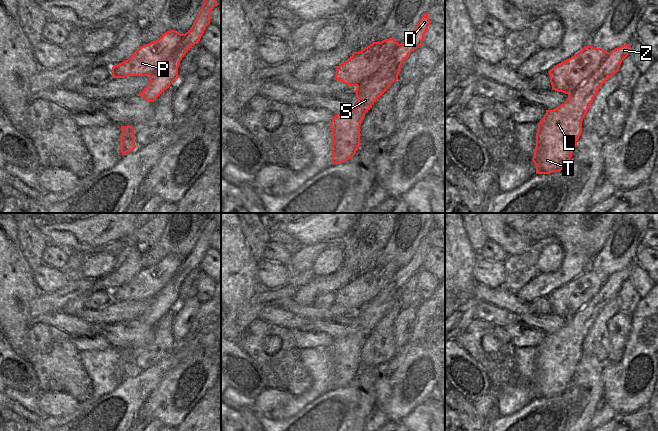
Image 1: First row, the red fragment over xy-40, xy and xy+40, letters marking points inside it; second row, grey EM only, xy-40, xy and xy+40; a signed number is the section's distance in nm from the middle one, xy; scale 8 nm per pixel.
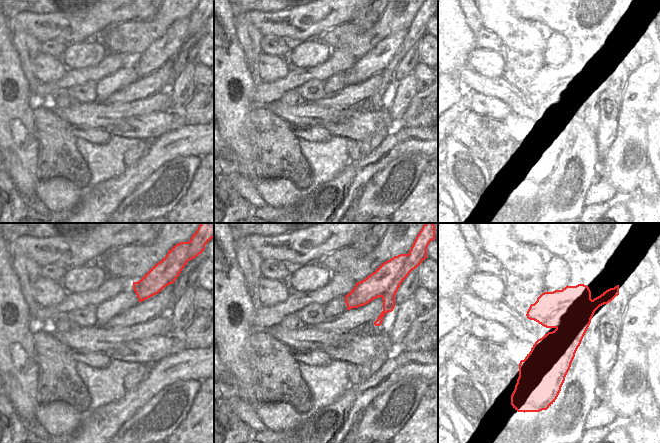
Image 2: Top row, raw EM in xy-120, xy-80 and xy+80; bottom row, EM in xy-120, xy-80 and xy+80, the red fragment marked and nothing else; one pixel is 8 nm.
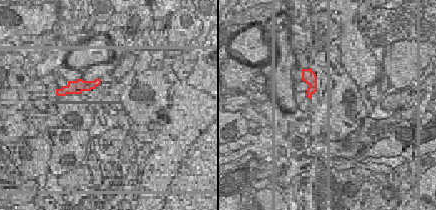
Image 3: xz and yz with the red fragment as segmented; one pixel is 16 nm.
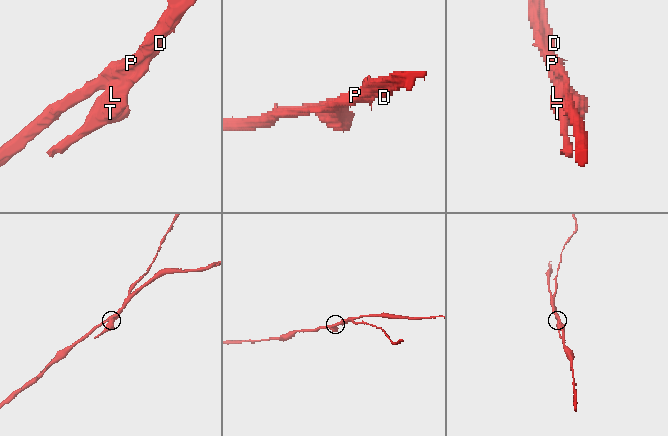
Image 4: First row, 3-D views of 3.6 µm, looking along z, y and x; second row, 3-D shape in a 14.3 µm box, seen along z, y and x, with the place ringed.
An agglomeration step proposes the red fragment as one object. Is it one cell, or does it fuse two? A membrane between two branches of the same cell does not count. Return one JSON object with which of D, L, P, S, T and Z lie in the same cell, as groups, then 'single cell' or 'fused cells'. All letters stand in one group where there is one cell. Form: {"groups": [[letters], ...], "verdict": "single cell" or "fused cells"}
{"groups": [["D", "L", "S", "T", "Z"], ["P"]], "verdict": "fused cells"}

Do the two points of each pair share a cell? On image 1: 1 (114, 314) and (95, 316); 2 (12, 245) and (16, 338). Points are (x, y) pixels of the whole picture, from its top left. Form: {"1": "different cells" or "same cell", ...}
{"1": "same cell", "2": "same cell"}

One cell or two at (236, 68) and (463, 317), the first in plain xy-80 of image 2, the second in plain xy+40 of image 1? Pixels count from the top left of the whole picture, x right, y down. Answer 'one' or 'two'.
two

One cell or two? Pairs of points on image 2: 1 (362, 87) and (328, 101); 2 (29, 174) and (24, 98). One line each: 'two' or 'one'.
1: one
2: one

